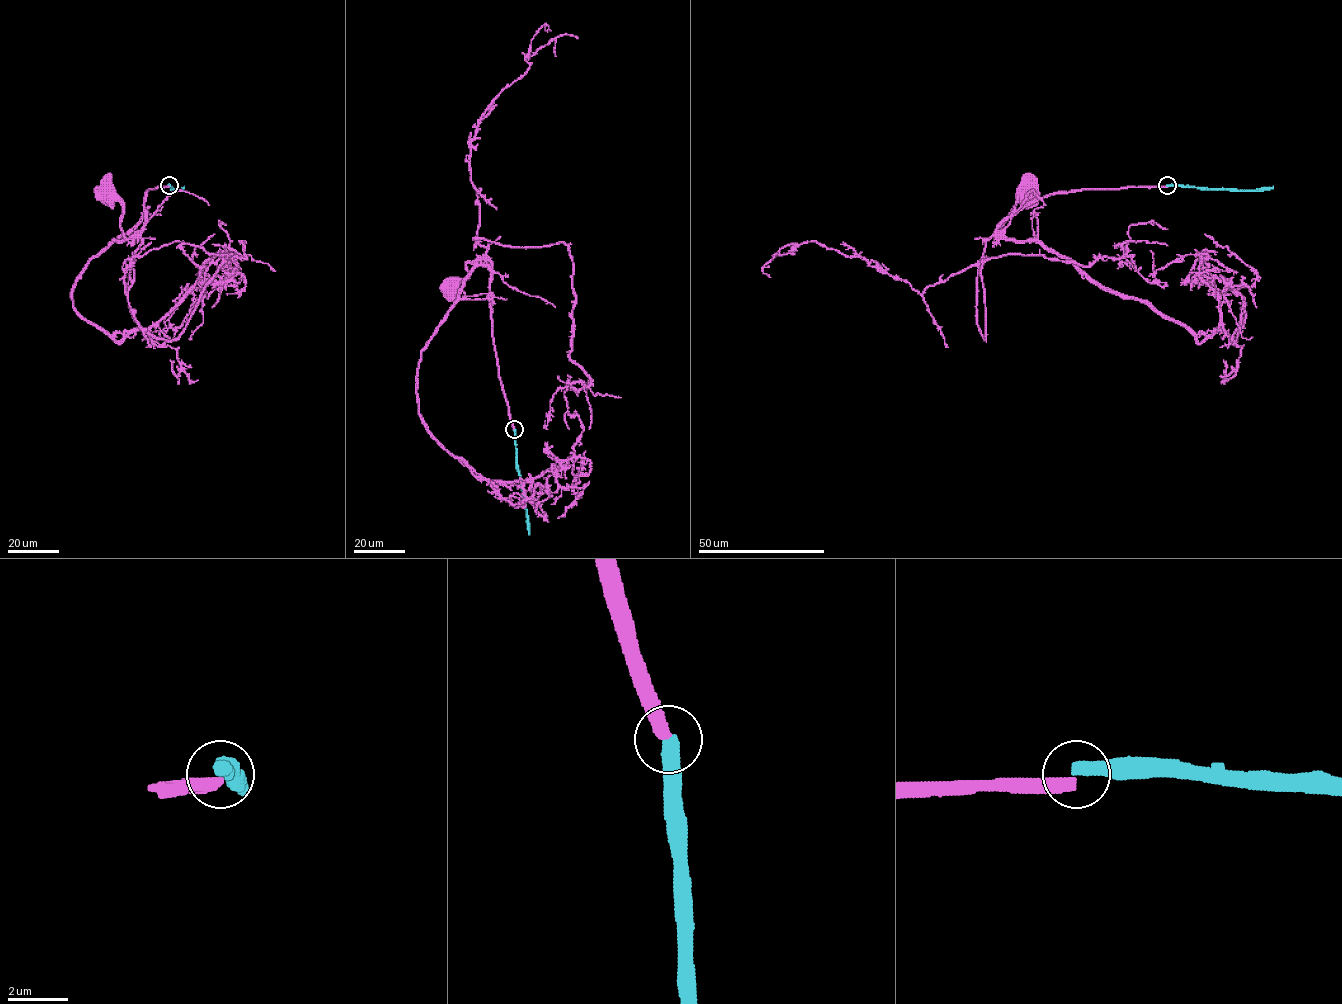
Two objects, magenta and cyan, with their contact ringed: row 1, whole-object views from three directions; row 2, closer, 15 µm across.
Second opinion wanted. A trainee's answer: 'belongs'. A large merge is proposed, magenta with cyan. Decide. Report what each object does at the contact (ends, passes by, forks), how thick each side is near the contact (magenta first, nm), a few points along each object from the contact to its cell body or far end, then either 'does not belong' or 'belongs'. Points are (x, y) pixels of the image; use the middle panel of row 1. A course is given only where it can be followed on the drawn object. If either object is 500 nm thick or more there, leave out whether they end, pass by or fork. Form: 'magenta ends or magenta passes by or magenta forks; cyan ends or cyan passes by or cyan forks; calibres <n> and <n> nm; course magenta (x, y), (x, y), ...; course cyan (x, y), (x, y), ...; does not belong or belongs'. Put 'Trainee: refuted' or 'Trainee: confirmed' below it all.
magenta ends; cyan ends; calibres 400 and 480 nm; course magenta (514, 429), (493, 339), (491, 263), (481, 259), (466, 263), (468, 276), (457, 281), (457, 289), (452, 292); course cyan (514, 429), (517, 471), (529, 535); does not belong
Trainee: refuted

